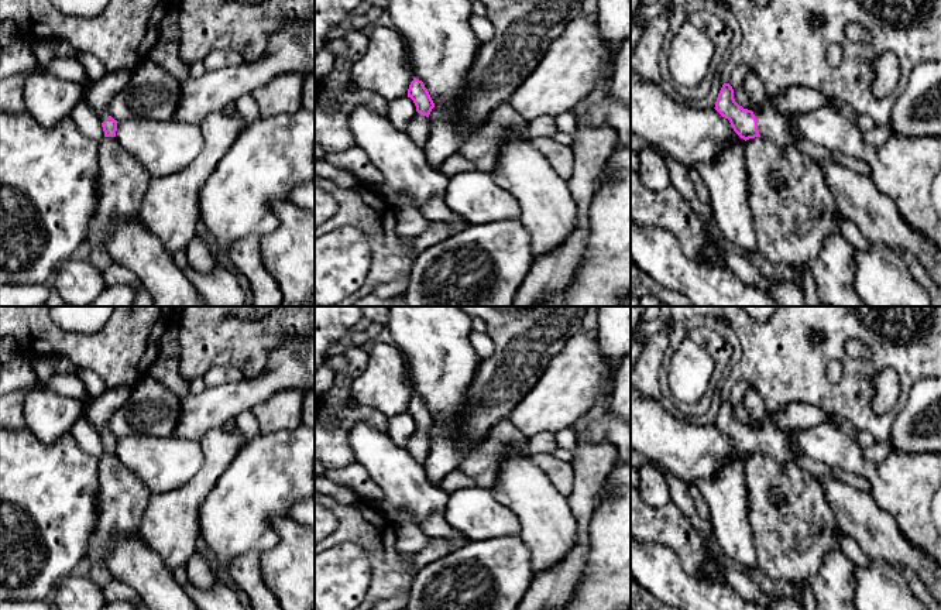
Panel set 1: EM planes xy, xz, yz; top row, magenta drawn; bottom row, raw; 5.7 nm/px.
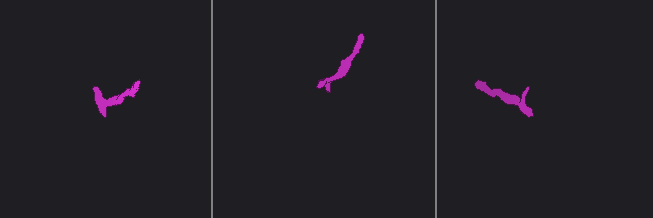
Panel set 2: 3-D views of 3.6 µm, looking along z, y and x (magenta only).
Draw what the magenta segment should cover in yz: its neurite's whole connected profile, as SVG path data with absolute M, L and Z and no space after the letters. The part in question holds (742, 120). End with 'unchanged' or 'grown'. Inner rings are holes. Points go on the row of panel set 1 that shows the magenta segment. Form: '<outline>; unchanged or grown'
M748 73L742 88L752 100L753 110L743 109L735 102L729 83L722 85L714 107L729 120L734 131L745 141L763 137L779 145L794 145L790 121L773 107L772 96L758 73Z; grown

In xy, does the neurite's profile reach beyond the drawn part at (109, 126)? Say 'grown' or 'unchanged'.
grown

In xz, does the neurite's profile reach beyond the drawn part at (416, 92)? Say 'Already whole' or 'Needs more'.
Needs more

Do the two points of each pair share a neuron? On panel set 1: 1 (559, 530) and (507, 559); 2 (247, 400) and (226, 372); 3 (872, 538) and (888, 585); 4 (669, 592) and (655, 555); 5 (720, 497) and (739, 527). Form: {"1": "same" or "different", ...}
{"1": "different", "2": "different", "3": "different", "4": "same", "5": "same"}

